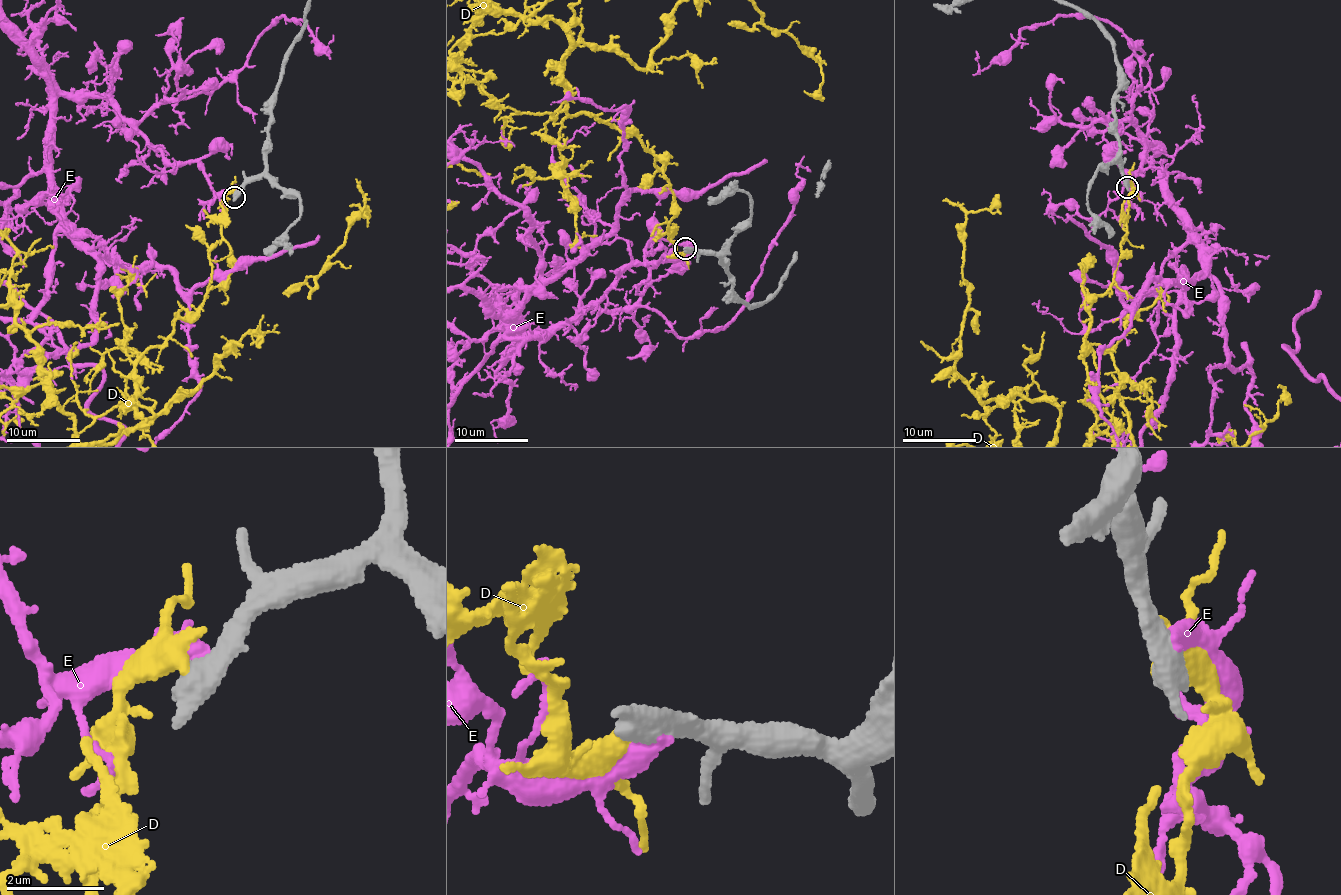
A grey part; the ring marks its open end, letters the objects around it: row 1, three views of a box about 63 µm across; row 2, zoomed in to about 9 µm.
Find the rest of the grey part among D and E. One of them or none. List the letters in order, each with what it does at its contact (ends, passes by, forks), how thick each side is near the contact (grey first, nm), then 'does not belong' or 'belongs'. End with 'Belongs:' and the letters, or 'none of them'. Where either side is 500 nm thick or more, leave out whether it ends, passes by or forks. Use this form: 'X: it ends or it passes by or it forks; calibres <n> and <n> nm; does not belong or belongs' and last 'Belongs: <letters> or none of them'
D: calibres 650 and 460 nm; does not belong
E: it ends; calibres 480 and 360 nm; does not belong
Belongs: none of them

